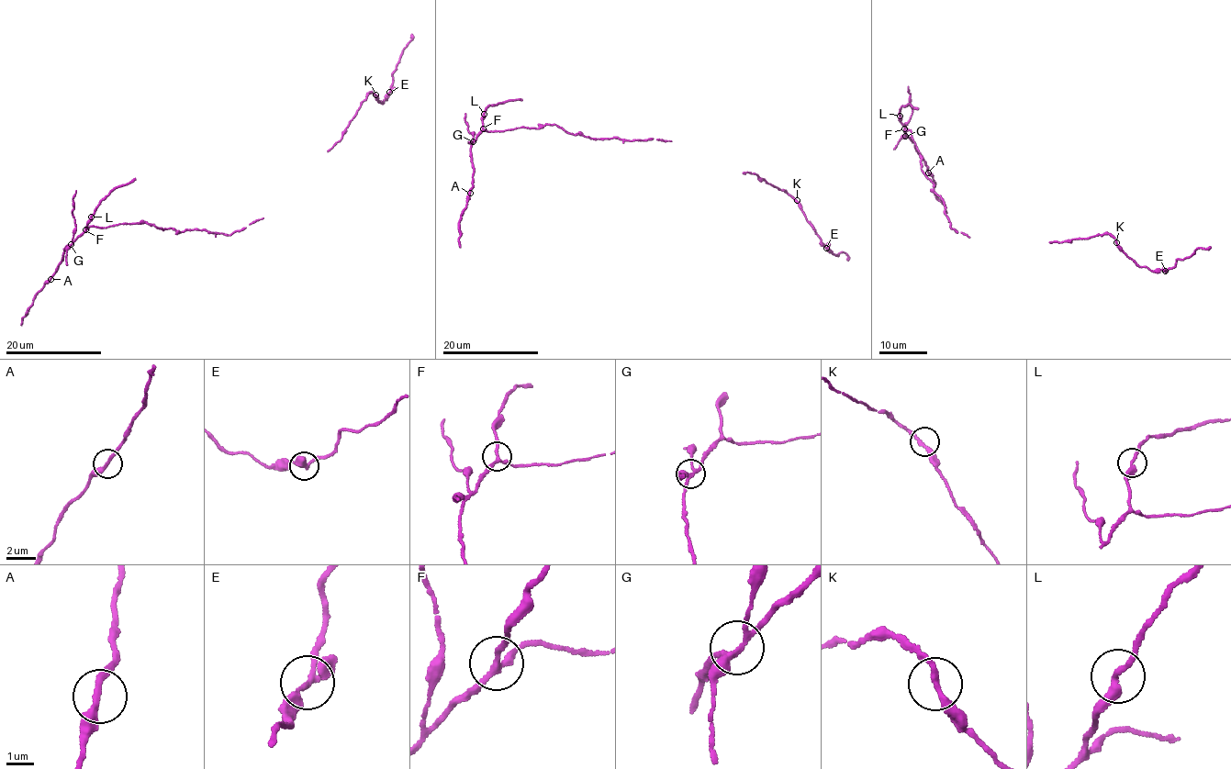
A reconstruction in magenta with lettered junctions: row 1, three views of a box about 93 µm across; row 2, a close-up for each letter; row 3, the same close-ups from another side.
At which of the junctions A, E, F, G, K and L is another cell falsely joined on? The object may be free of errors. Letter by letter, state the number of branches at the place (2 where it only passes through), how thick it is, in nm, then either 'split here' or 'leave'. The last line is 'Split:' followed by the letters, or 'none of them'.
A: 2 branches meet; 200 nm thick; leave
E: 3 branches meet; 170 nm thick; leave
F: 3 branches meet; 200 nm thick; leave
G: 4 branches meet; 240 nm thick; split here
K: 2 branches meet; 240 nm thick; leave
L: 2 branches meet; 240 nm thick; leave
Split: G

